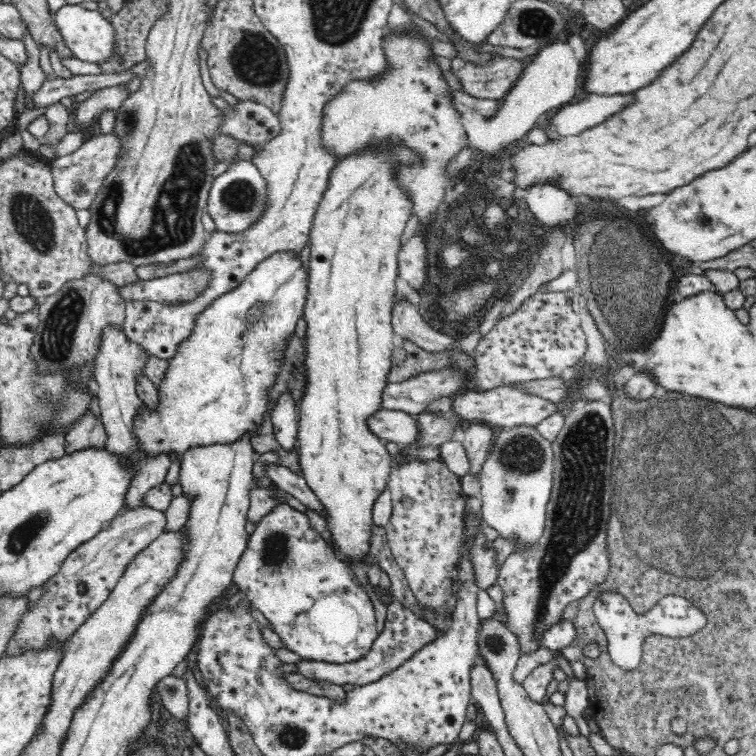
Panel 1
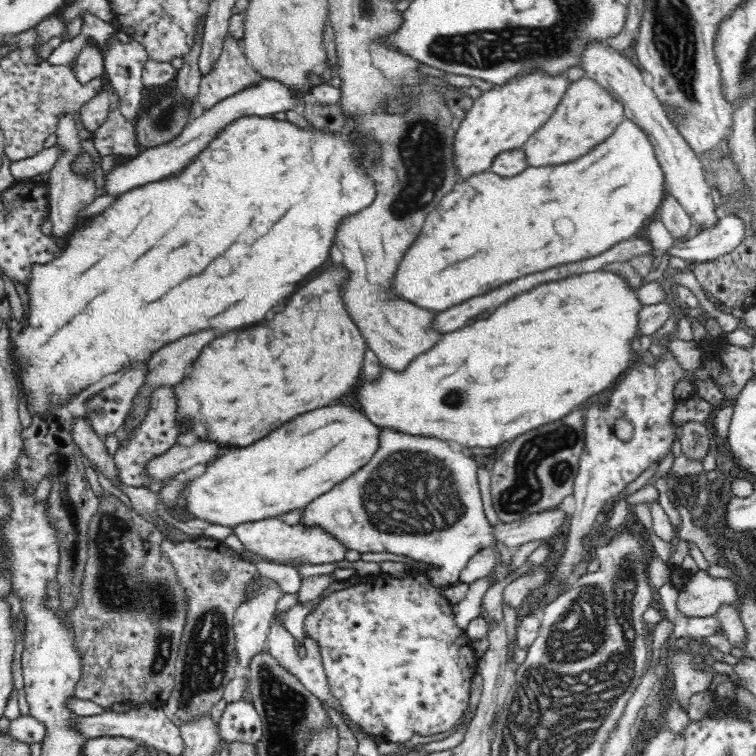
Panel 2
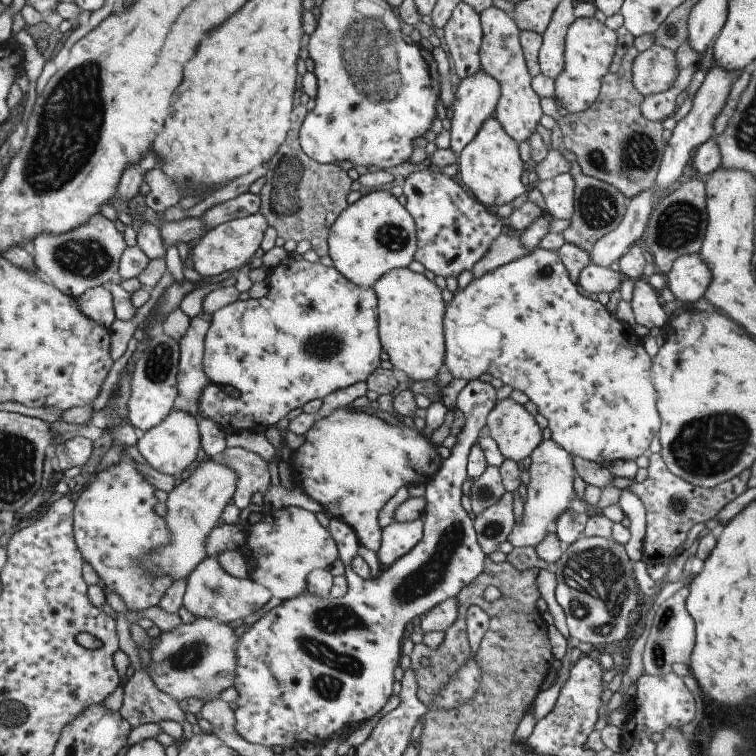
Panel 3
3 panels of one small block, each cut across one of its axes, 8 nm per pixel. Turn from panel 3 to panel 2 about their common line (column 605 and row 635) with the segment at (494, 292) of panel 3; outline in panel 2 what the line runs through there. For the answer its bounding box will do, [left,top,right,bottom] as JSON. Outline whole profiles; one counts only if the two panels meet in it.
[304,572,478,743]

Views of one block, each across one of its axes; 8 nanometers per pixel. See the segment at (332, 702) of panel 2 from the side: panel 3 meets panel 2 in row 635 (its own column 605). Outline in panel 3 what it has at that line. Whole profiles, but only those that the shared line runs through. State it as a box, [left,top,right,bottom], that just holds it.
[577,263,626,294]

